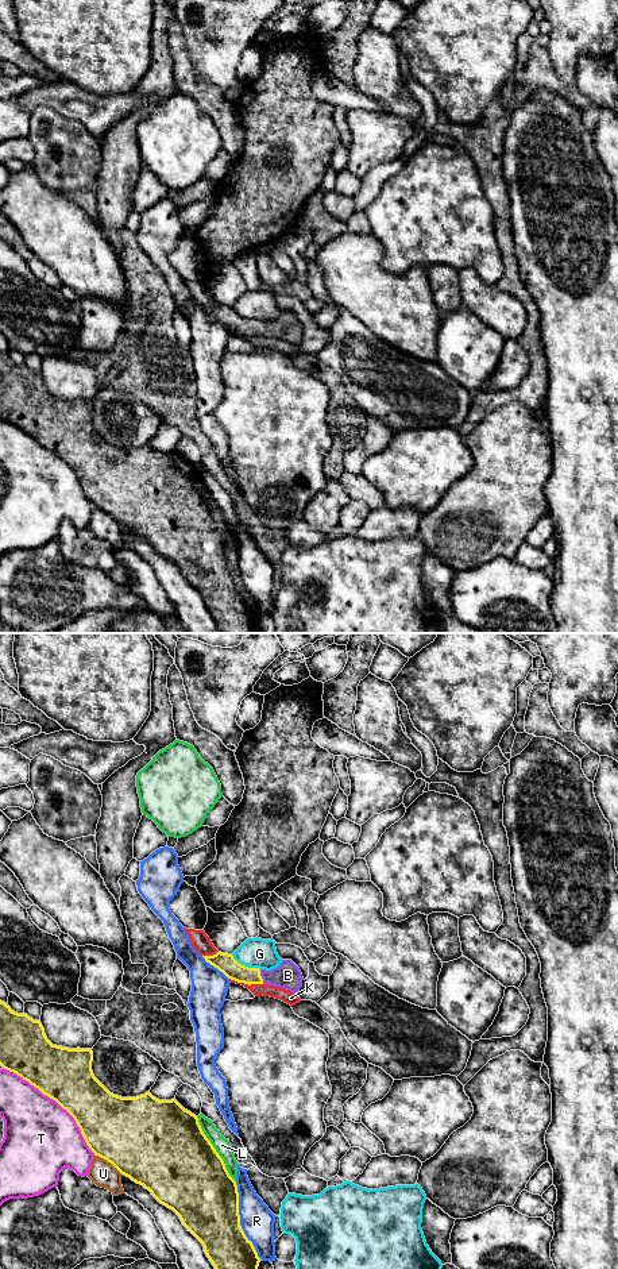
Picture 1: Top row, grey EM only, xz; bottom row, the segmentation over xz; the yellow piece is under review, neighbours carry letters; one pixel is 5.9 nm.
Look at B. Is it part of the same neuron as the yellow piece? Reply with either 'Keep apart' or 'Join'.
Keep apart

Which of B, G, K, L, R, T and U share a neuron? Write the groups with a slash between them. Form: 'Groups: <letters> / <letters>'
Groups: B / G / K / L / R / T / U

